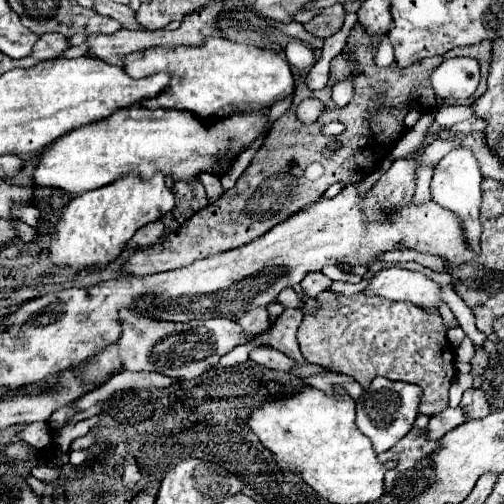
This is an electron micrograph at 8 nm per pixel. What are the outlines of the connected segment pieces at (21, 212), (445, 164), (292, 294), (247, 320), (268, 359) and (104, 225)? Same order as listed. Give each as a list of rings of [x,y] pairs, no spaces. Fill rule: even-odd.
[[[14,205],[12,213],[28,225],[36,225],[36,221],[40,217],[40,211],[36,211],[36,207],[32,207],[32,205]]]
[[[456,147],[454,151],[450,151],[434,169],[434,177],[432,177],[432,199],[454,211],[456,215],[462,217],[464,221],[464,231],[466,231],[466,239],[470,243],[470,247],[474,251],[478,251],[478,239],[480,239],[480,223],[478,223],[478,213],[480,213],[480,203],[482,203],[482,191],[480,191],[480,183],[482,183],[482,171],[480,165],[474,157],[474,151],[470,147]]]
[[[286,289],[286,291],[282,291],[282,293],[278,295],[276,301],[278,301],[278,303],[284,303],[284,307],[292,307],[292,309],[296,309],[296,307],[300,307],[302,297],[298,297],[298,293],[296,293],[294,289]]]
[[[266,309],[248,311],[238,323],[240,323],[242,331],[244,331],[248,337],[258,335],[258,333],[264,333],[264,331],[270,329],[270,317],[268,317],[268,311],[266,311]]]
[[[268,345],[252,349],[250,351],[250,359],[256,361],[256,363],[260,363],[260,365],[264,365],[264,367],[280,369],[280,371],[292,373],[292,375],[314,375],[314,373],[322,371],[320,365],[298,365],[290,357],[286,357],[284,353],[280,353],[274,347],[268,347]]]
[[[128,171],[118,177],[118,181],[86,191],[68,203],[60,223],[56,225],[56,235],[50,241],[50,257],[54,263],[72,269],[104,267],[120,255],[140,227],[158,221],[160,215],[168,213],[172,207],[174,195],[166,187],[160,171],[150,179],[140,177],[136,171]]]

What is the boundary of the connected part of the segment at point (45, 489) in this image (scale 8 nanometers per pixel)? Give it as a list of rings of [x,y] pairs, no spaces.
[[[33,476],[28,477],[28,485],[30,485],[30,488],[34,492],[37,492],[37,495],[52,496],[55,491],[51,485],[47,484],[45,481],[36,479]]]

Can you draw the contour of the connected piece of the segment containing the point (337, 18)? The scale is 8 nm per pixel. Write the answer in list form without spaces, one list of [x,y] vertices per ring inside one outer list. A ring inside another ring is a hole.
[[[336,3],[332,7],[326,7],[326,13],[322,9],[320,15],[316,15],[308,23],[304,23],[304,29],[316,37],[330,37],[340,31],[342,23],[344,23],[344,5]]]

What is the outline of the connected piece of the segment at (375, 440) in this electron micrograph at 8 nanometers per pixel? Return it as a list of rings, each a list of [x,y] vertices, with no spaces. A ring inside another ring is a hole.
[[[376,377],[372,385],[362,393],[362,397],[356,401],[356,425],[362,429],[372,445],[374,451],[382,453],[394,447],[402,437],[408,435],[408,431],[414,425],[414,419],[418,415],[418,405],[422,399],[422,389],[414,383],[404,383],[404,381],[390,381],[384,377]]]

